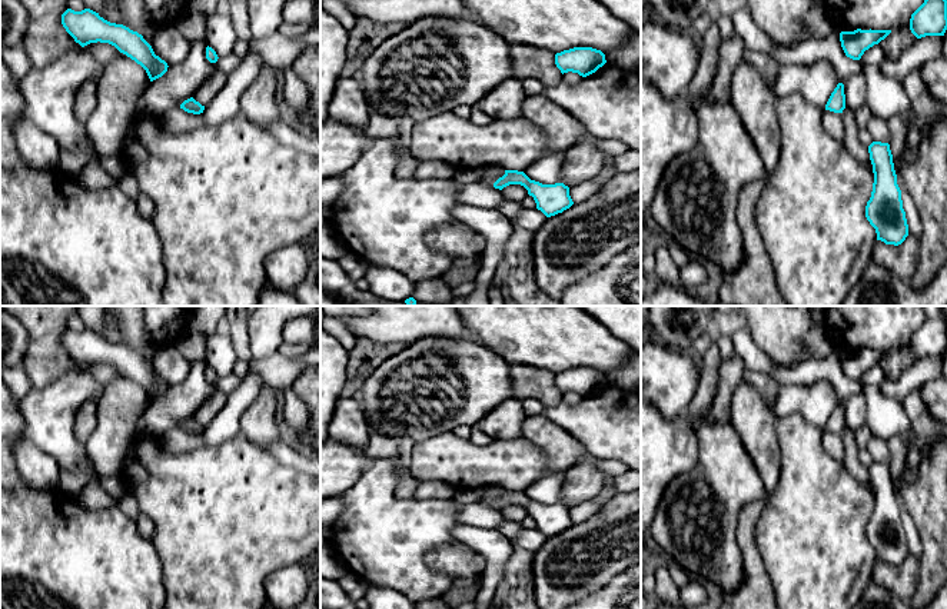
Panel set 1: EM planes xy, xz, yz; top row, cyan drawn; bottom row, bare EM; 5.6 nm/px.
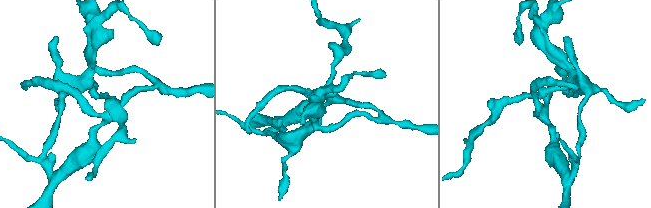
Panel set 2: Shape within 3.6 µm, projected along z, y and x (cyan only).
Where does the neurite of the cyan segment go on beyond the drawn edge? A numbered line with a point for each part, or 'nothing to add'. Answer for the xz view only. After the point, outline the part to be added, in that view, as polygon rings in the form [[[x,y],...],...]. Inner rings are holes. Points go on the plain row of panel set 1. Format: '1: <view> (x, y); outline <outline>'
nothing to add

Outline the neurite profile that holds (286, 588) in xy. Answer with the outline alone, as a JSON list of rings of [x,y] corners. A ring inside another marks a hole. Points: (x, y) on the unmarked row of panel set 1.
[[[300,565],[283,566],[265,582],[268,605],[273,609],[296,609],[305,599],[310,578]]]

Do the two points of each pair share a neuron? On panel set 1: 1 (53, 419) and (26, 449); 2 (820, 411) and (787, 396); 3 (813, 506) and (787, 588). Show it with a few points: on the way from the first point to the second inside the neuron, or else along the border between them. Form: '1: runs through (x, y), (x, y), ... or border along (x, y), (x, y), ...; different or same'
1: border along (25, 436), (45, 451), (57, 465); different
2: runs through (811, 402), (808, 399), (796, 399); same
3: runs through (813, 526), (813, 562), (807, 568); same

